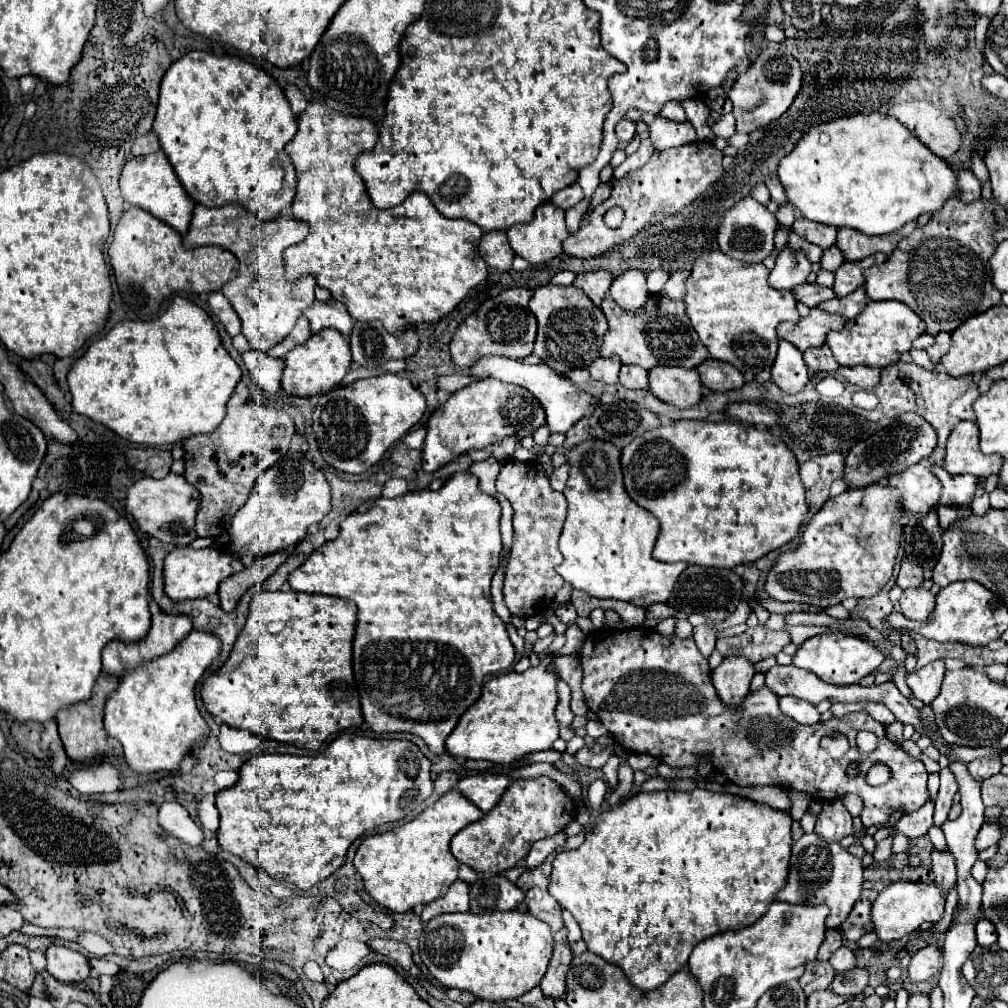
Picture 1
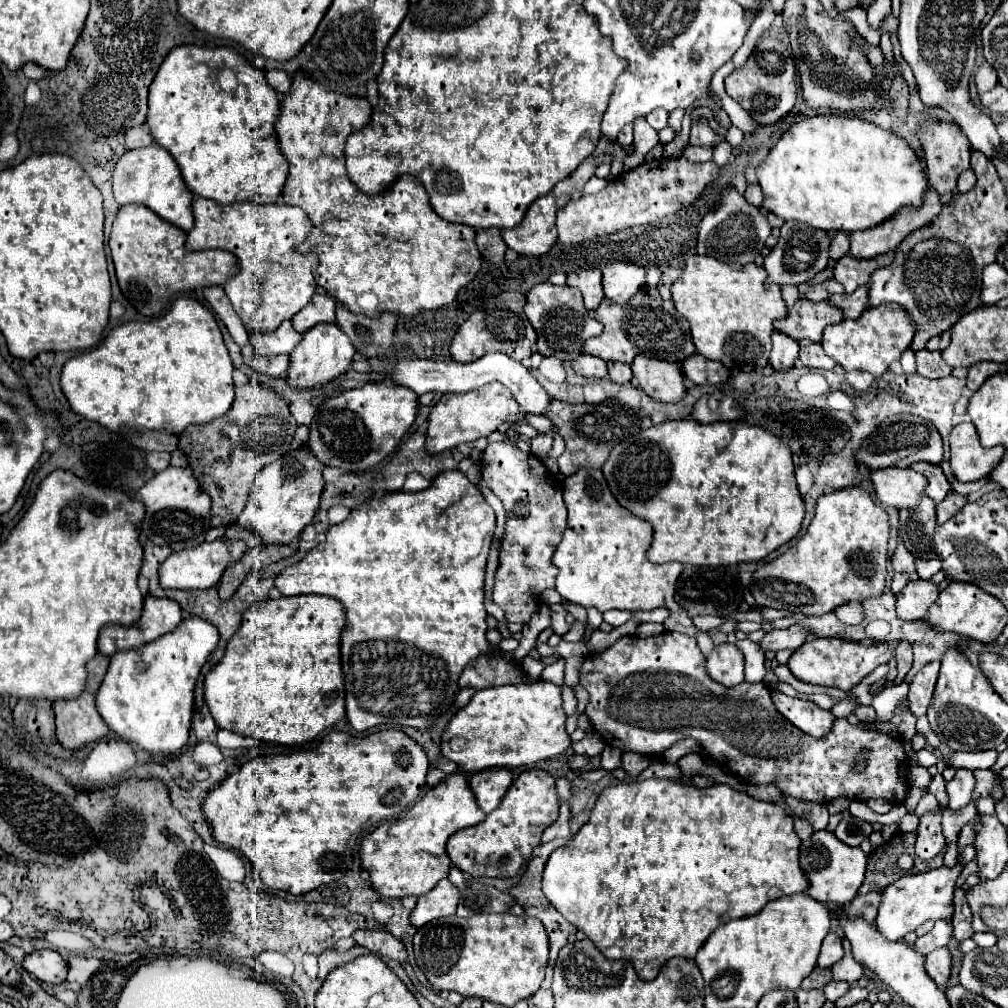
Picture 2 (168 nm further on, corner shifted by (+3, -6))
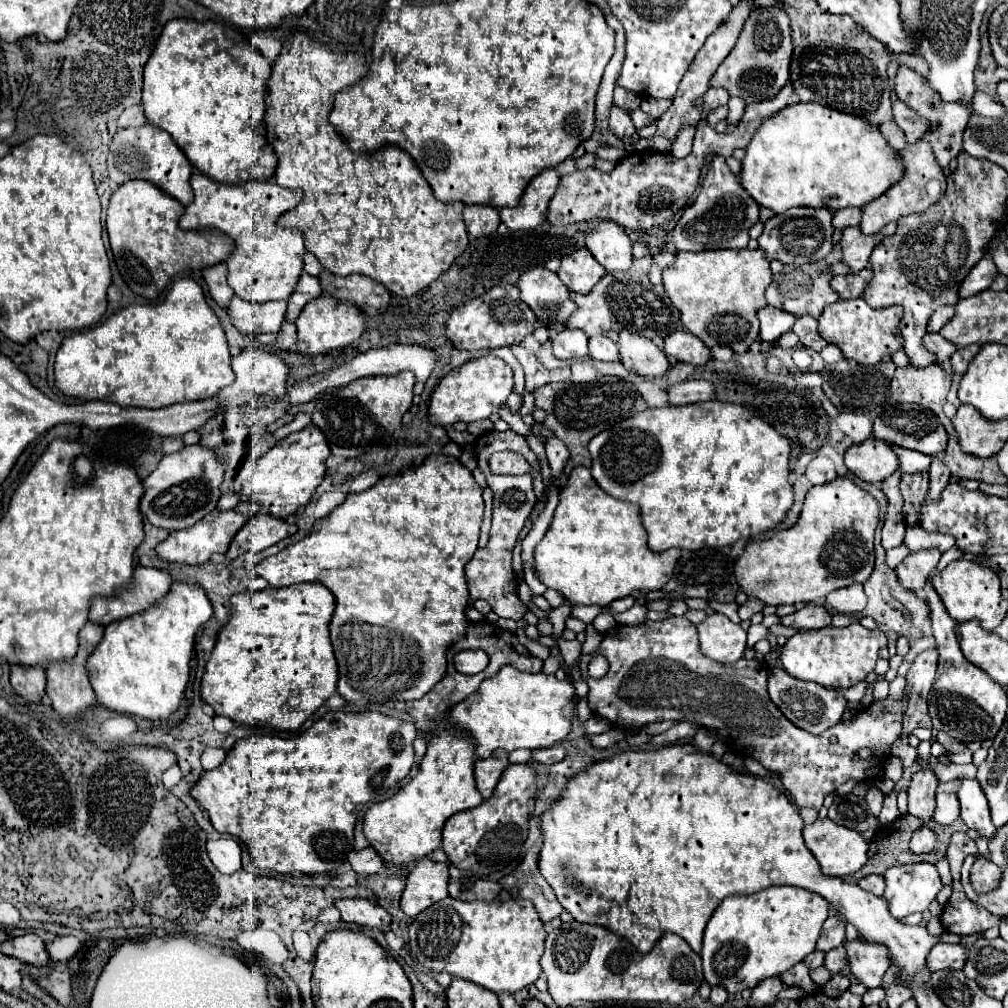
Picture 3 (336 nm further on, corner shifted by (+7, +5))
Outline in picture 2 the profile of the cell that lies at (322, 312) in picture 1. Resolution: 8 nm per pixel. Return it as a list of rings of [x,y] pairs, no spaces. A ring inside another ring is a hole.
[[[315,294],[311,302],[293,316],[293,326],[297,332],[305,334],[317,324],[335,324],[335,300],[329,294]]]

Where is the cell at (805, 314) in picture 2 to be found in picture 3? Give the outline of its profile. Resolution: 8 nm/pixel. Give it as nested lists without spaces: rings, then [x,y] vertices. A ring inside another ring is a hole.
[[[819,261],[817,265],[803,265],[803,267],[795,267],[795,265],[785,265],[781,273],[773,275],[773,283],[769,285],[765,297],[767,303],[773,307],[779,307],[783,311],[789,311],[793,315],[813,315],[819,317],[821,311],[825,309],[825,305],[831,305],[835,301],[839,301],[839,295],[831,289],[829,281],[831,281],[831,273],[827,271],[827,263]]]

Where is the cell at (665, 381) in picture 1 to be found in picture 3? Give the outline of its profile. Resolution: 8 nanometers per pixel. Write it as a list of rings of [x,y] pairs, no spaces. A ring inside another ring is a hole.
[[[621,329],[617,345],[619,345],[619,359],[625,365],[625,369],[637,375],[659,377],[665,375],[667,369],[671,367],[665,357],[665,351],[651,339],[645,339],[637,333]]]

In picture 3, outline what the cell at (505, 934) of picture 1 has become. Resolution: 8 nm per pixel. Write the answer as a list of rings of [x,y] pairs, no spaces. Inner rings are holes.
[[[447,897],[415,917],[409,927],[409,947],[429,971],[463,977],[493,993],[515,993],[537,981],[545,935],[545,923],[527,899],[469,903]]]

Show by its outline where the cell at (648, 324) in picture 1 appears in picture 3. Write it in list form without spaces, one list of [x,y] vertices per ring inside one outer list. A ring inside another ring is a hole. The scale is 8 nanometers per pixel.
[[[651,257],[633,259],[631,269],[625,273],[607,273],[597,281],[597,285],[581,295],[571,291],[571,299],[575,301],[577,309],[571,313],[565,327],[581,329],[587,337],[593,335],[607,335],[609,331],[619,333],[621,329],[629,329],[633,333],[641,333],[647,339],[653,339],[657,345],[663,345],[663,337],[679,327],[679,313],[671,305],[669,295],[665,293],[663,285],[653,285],[647,277],[651,267]]]

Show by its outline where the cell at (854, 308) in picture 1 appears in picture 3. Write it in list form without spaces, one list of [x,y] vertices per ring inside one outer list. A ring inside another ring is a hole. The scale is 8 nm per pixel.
[[[867,267],[861,273],[849,273],[849,275],[835,275],[831,279],[831,287],[839,293],[841,299],[857,299],[863,295],[865,287],[869,285],[873,277],[873,269]]]

